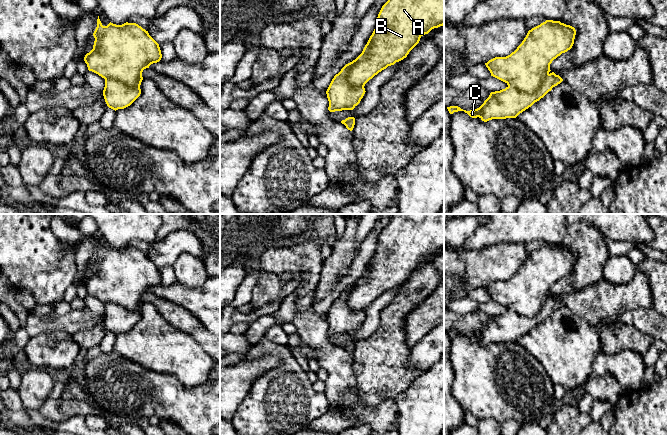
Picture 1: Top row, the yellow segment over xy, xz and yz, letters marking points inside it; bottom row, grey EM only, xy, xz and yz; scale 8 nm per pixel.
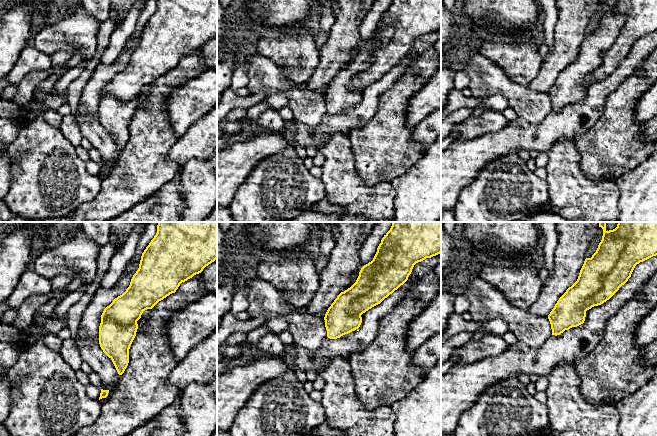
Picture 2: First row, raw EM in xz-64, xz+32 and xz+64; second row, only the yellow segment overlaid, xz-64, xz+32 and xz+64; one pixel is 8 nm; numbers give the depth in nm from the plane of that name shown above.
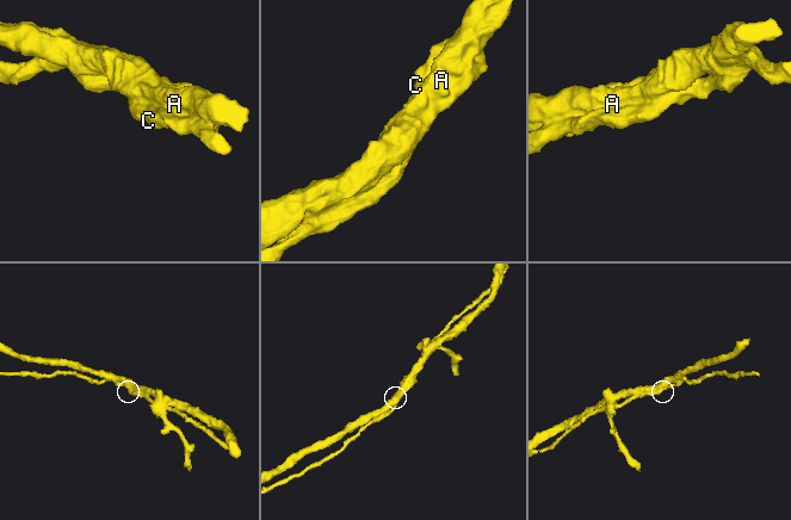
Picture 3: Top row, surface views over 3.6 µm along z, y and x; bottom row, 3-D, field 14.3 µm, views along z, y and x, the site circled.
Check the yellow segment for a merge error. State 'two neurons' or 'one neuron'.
one neuron

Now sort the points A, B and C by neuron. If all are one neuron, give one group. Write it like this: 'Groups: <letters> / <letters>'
Groups: A B C

